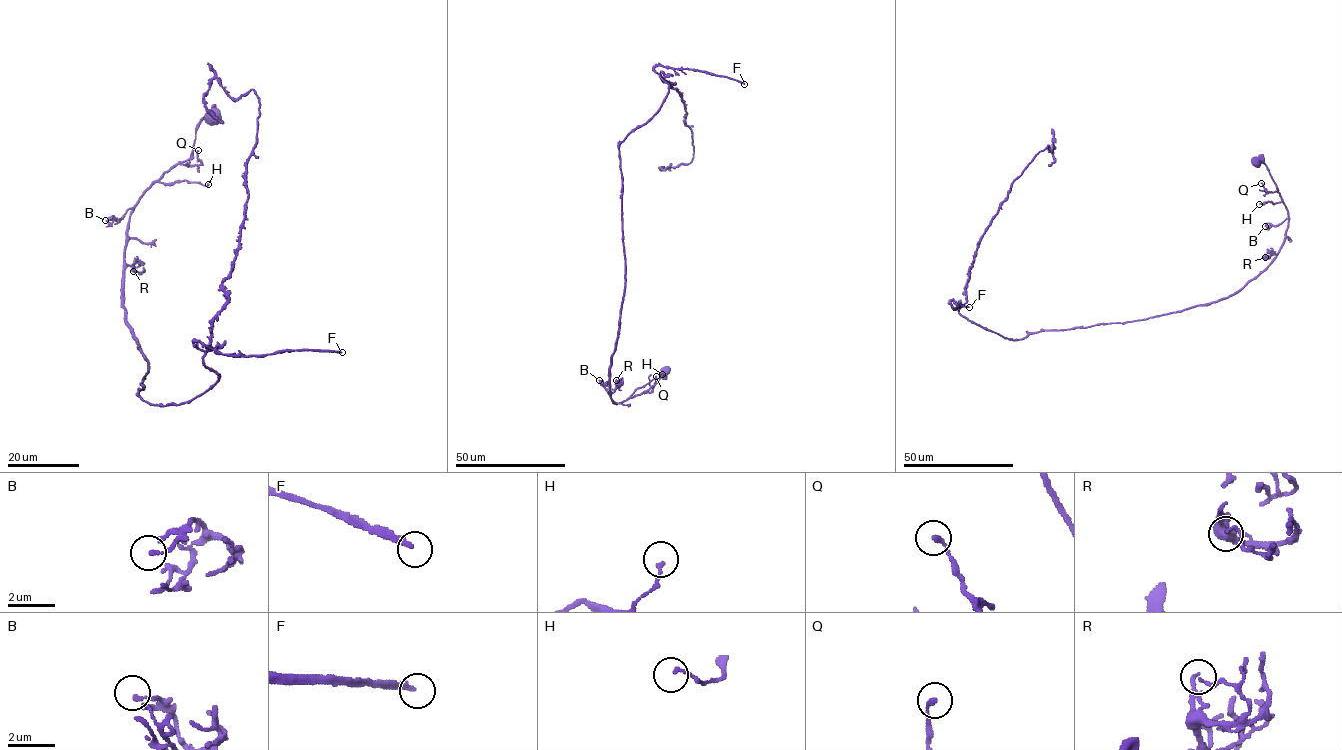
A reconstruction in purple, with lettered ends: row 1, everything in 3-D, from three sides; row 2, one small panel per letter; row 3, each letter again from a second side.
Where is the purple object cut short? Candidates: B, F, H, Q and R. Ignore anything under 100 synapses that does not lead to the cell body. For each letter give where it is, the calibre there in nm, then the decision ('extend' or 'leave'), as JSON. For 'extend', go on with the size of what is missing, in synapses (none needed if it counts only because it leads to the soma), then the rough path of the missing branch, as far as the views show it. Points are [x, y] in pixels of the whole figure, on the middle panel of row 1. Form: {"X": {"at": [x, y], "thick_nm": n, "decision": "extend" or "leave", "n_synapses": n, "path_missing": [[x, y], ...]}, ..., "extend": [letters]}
{"B": {"at": [599, 380], "thick_nm": 160, "decision": "leave"}, "F": {"at": [744, 84], "thick_nm": 200, "decision": "extend", "n_synapses": 170, "path_missing": [[744, 84], [769, 88], [777, 96], [802, 97], [805, 113], [808, 116], [820, 115], [821, 111]]}, "H": {"at": [662, 374], "thick_nm": 120, "decision": "leave"}, "Q": {"at": [656, 376], "thick_nm": 180, "decision": "leave"}, "R": {"at": [616, 380], "thick_nm": 110, "decision": "leave"}, "extend": ["F"]}

